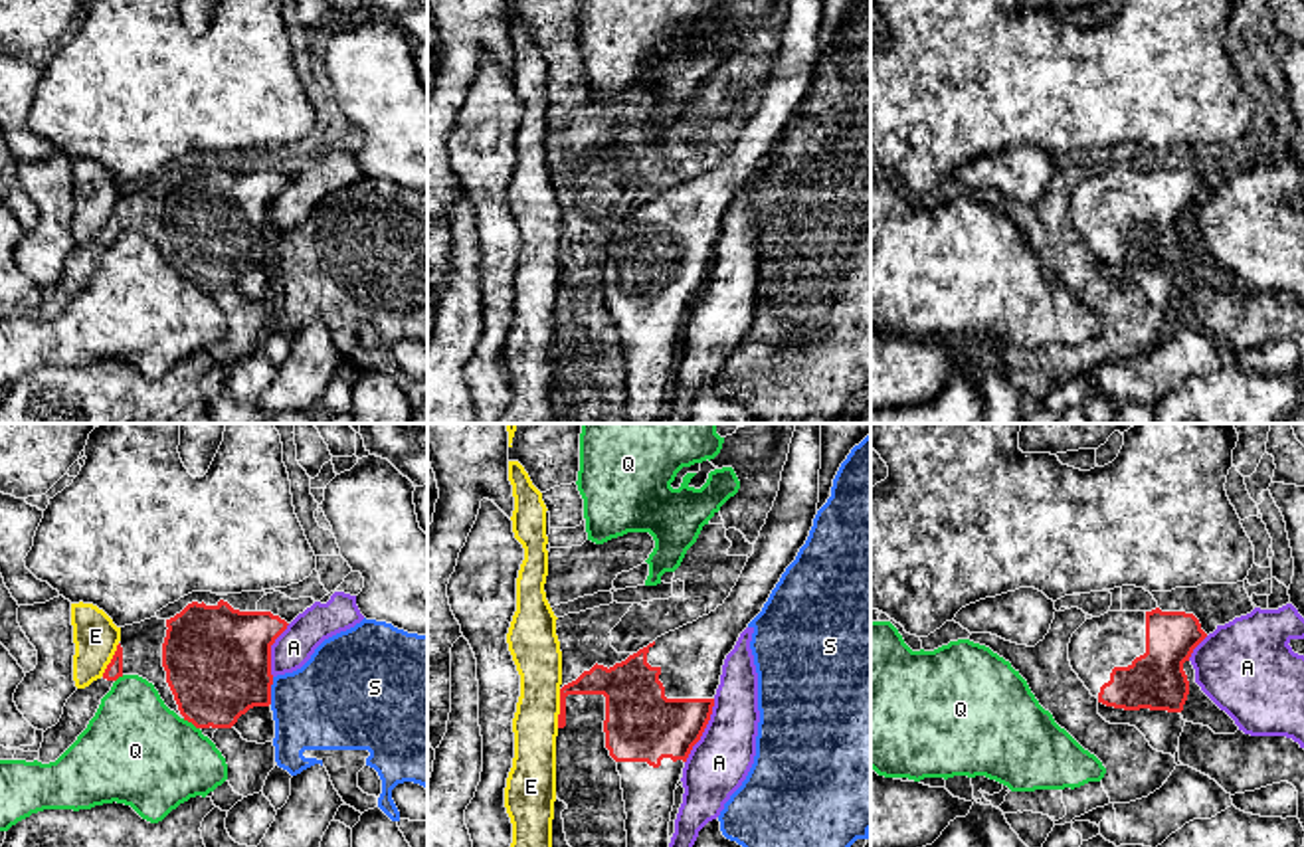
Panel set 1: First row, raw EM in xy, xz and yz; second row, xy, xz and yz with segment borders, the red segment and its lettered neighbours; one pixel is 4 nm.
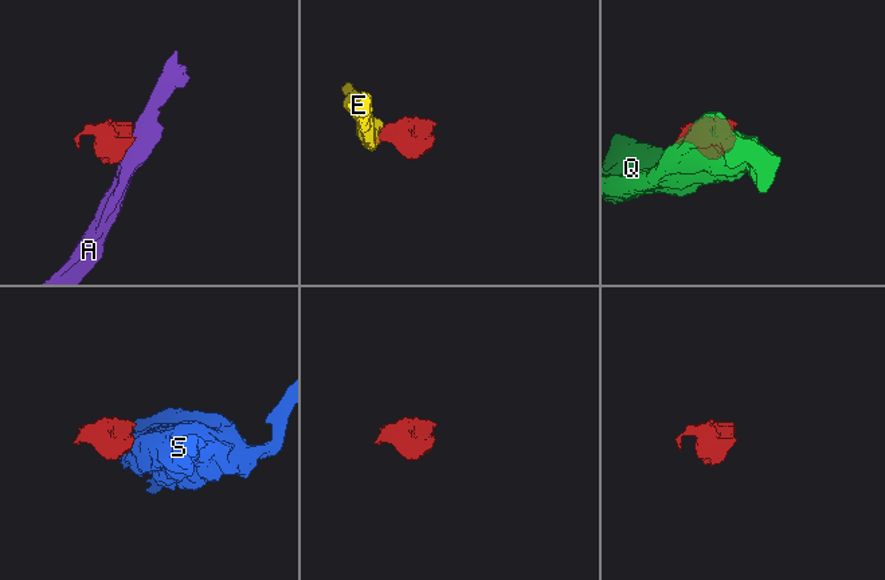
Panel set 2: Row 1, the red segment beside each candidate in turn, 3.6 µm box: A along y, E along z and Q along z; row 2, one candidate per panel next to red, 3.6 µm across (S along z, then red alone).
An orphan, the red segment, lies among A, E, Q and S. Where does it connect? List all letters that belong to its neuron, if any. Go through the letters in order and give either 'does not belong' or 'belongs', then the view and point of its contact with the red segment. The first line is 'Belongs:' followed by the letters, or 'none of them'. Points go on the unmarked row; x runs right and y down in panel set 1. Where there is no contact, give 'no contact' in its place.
Belongs: none of them
A: does not belong; meets red in xz at (703, 287)
E: does not belong; meets red in xz at (560, 266)
Q: does not belong; meets red in xy at (190, 278)
S: does not belong; meets red in xy at (270, 248)

